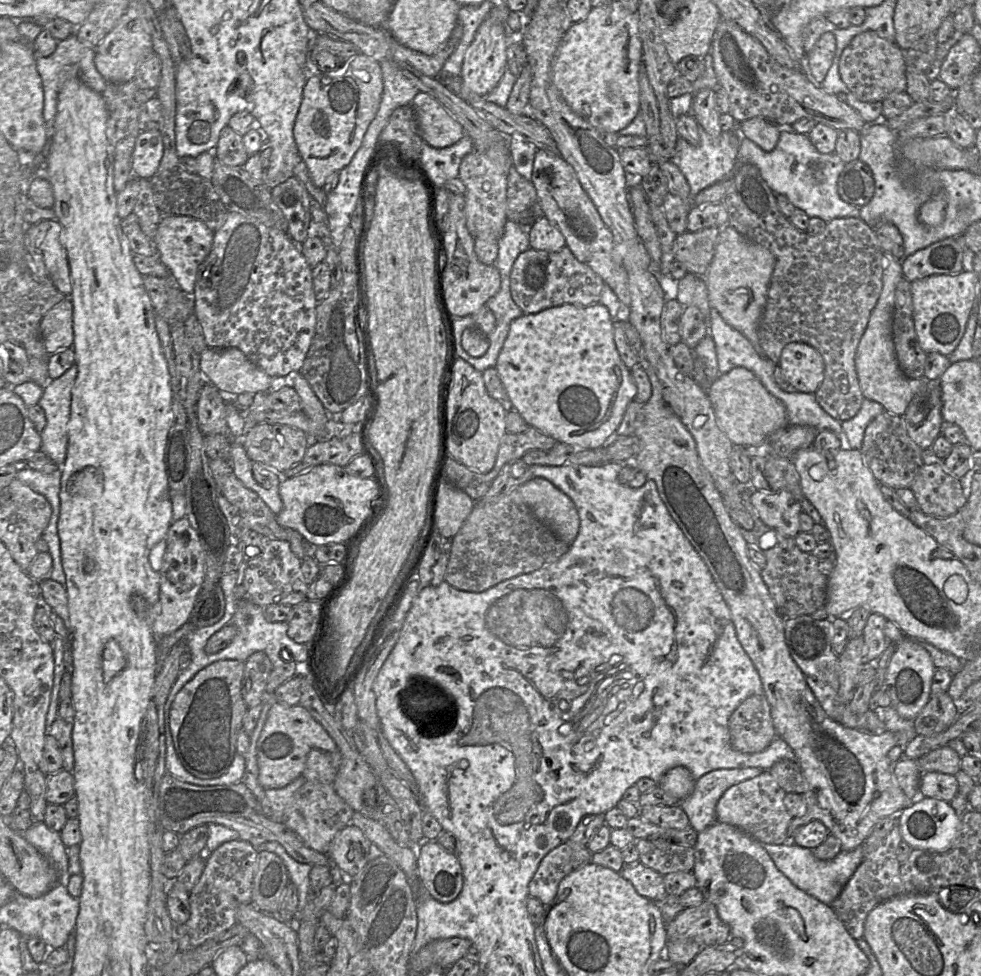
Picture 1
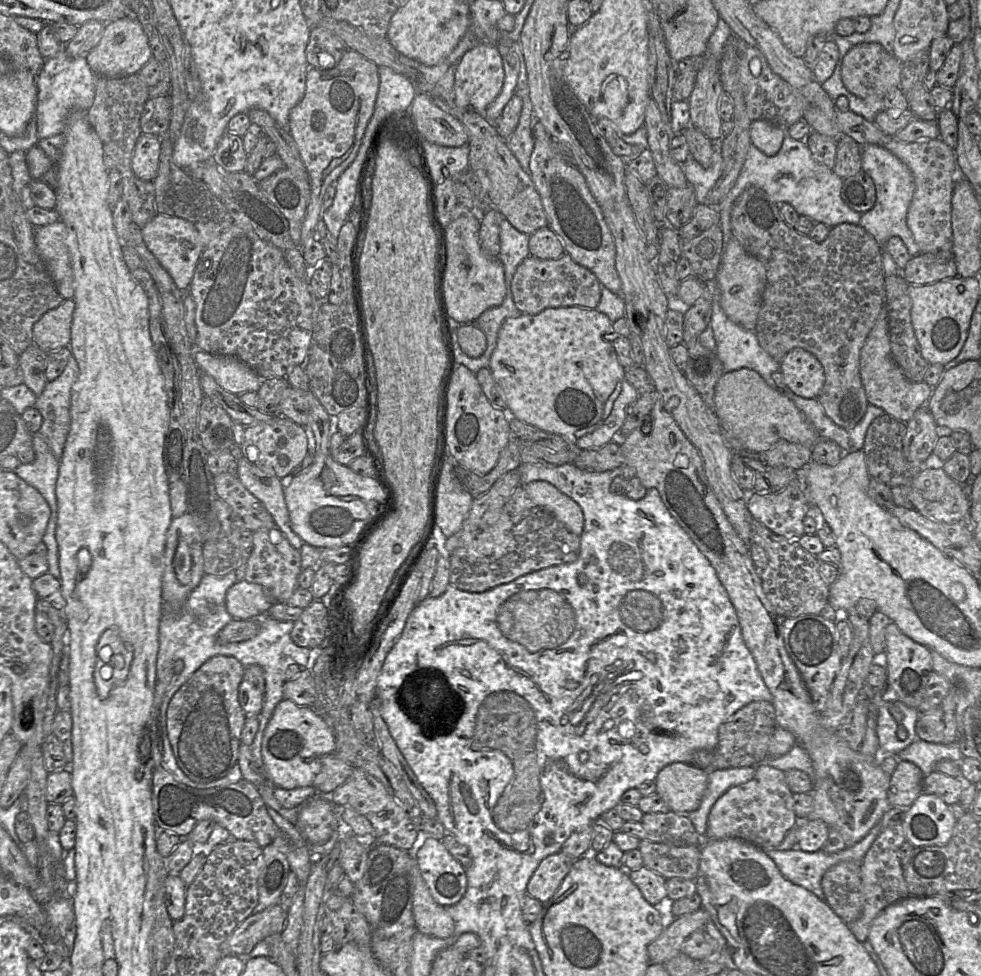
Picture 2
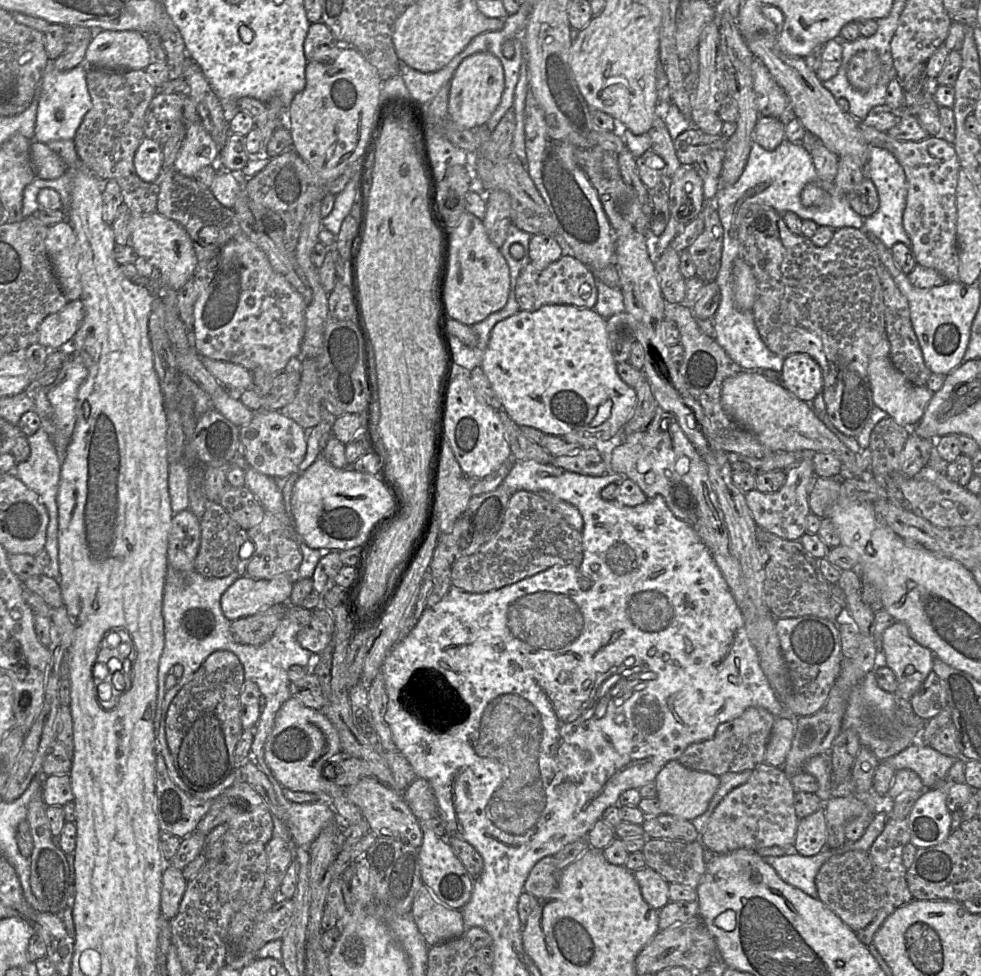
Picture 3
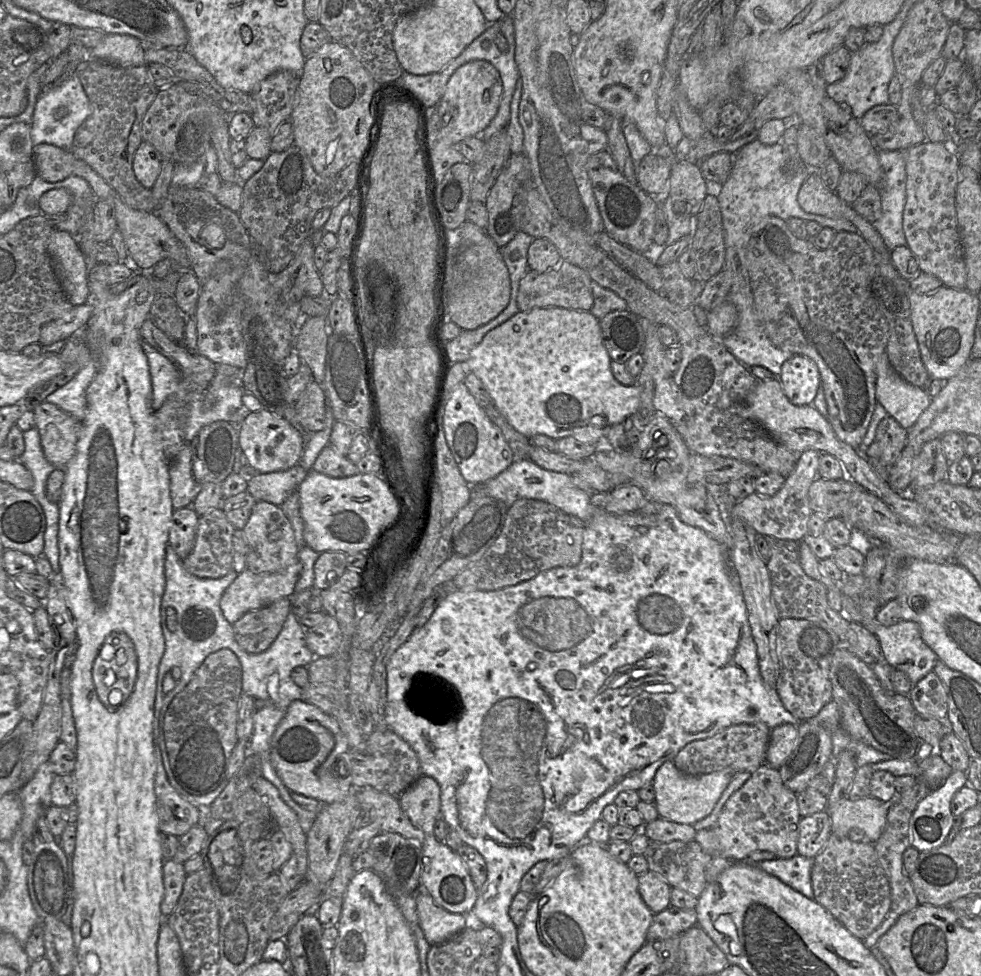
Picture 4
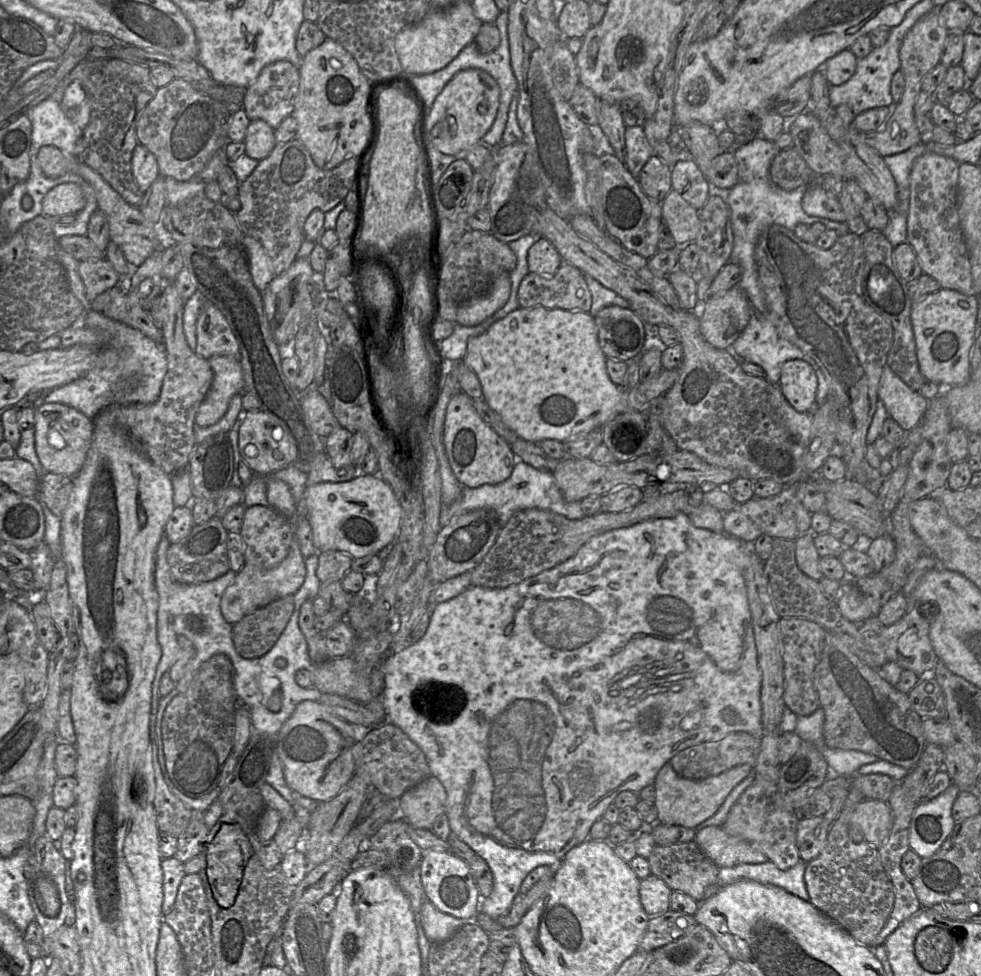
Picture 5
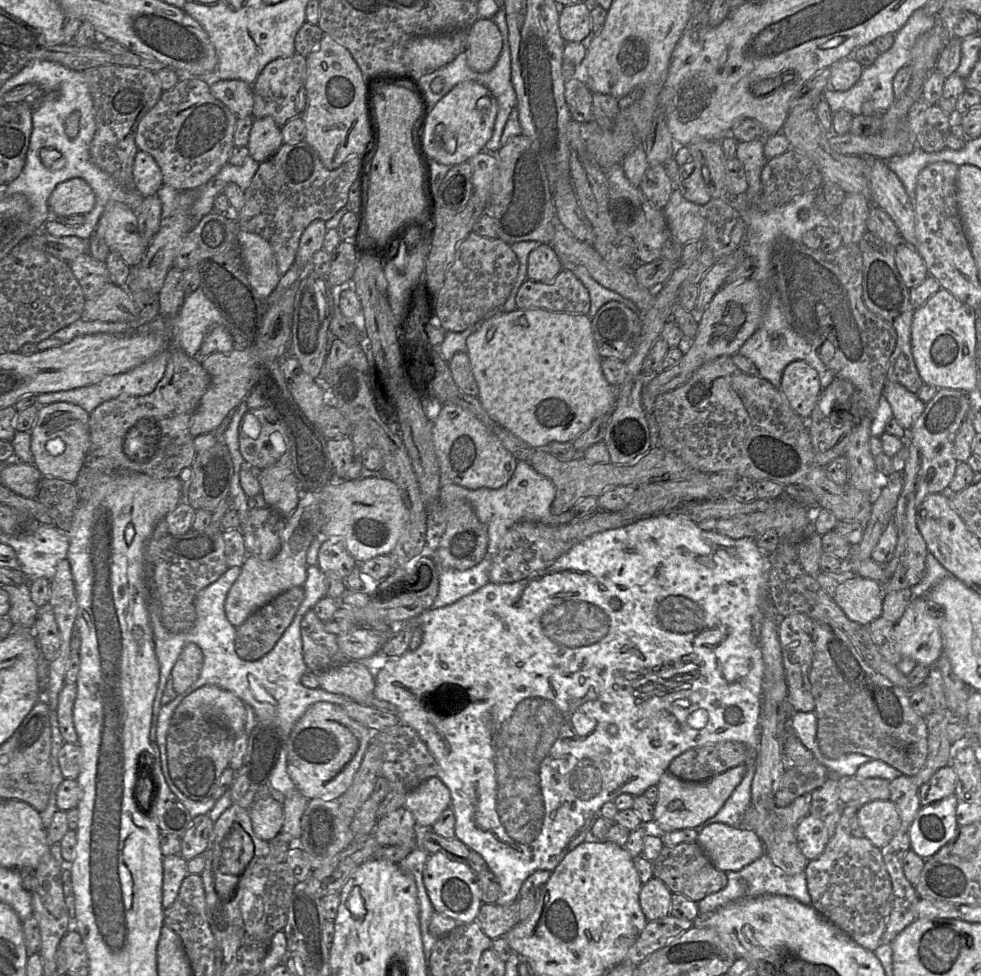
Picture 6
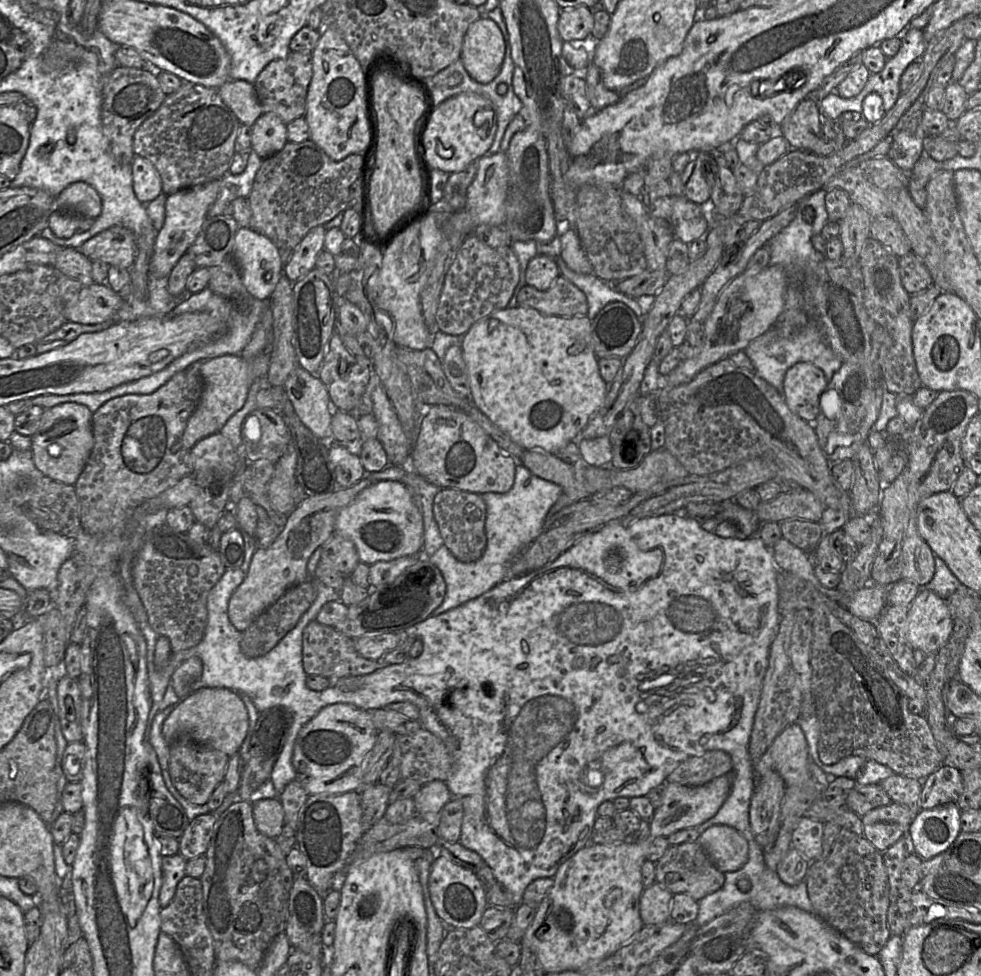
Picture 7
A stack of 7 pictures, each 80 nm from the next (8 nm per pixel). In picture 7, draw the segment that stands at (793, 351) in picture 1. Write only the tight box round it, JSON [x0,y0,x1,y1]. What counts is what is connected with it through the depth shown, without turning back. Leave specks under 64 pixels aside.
[783,362,828,423]

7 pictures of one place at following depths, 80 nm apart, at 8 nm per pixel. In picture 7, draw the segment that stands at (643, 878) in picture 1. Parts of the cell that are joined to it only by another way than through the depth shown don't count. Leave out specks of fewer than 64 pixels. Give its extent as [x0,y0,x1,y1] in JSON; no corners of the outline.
[640,882,672,925]

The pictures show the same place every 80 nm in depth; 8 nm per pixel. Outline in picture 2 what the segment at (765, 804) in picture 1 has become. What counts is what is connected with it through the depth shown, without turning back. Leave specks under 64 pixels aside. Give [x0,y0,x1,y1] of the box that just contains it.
[705,763,798,849]

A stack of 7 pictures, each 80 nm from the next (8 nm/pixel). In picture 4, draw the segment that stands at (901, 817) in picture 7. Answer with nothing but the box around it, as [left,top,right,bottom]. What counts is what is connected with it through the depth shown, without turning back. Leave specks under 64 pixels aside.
[827,797,888,843]

